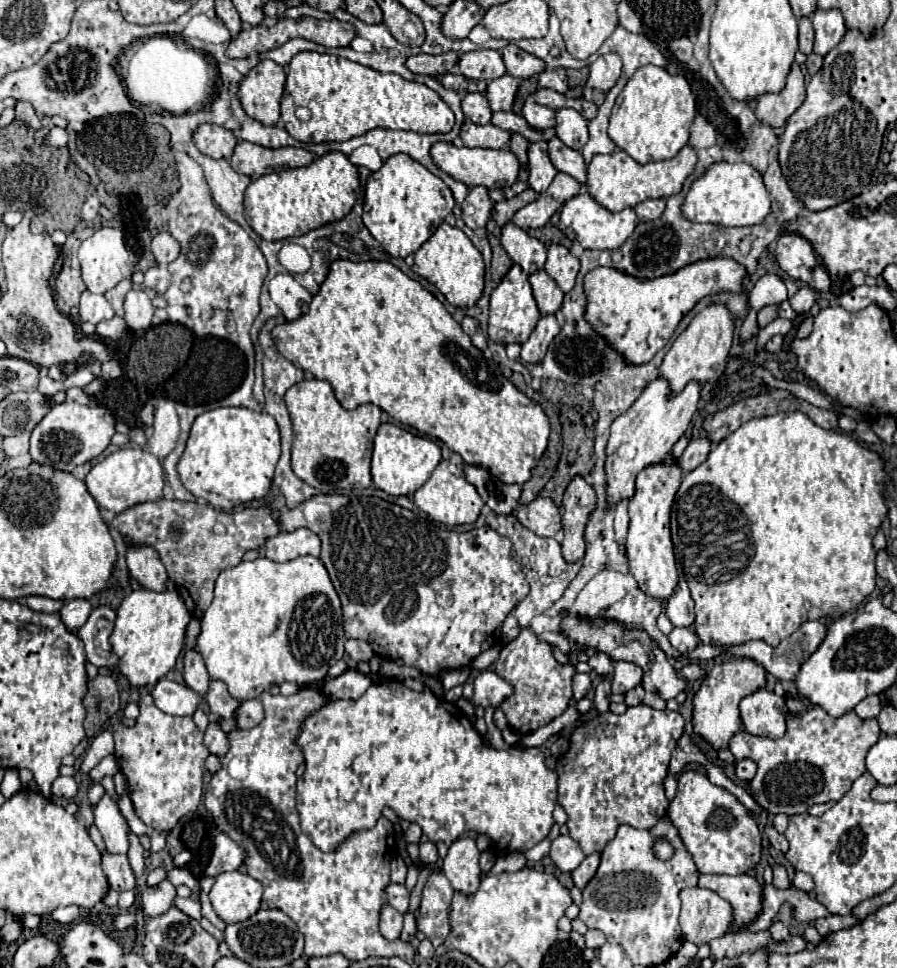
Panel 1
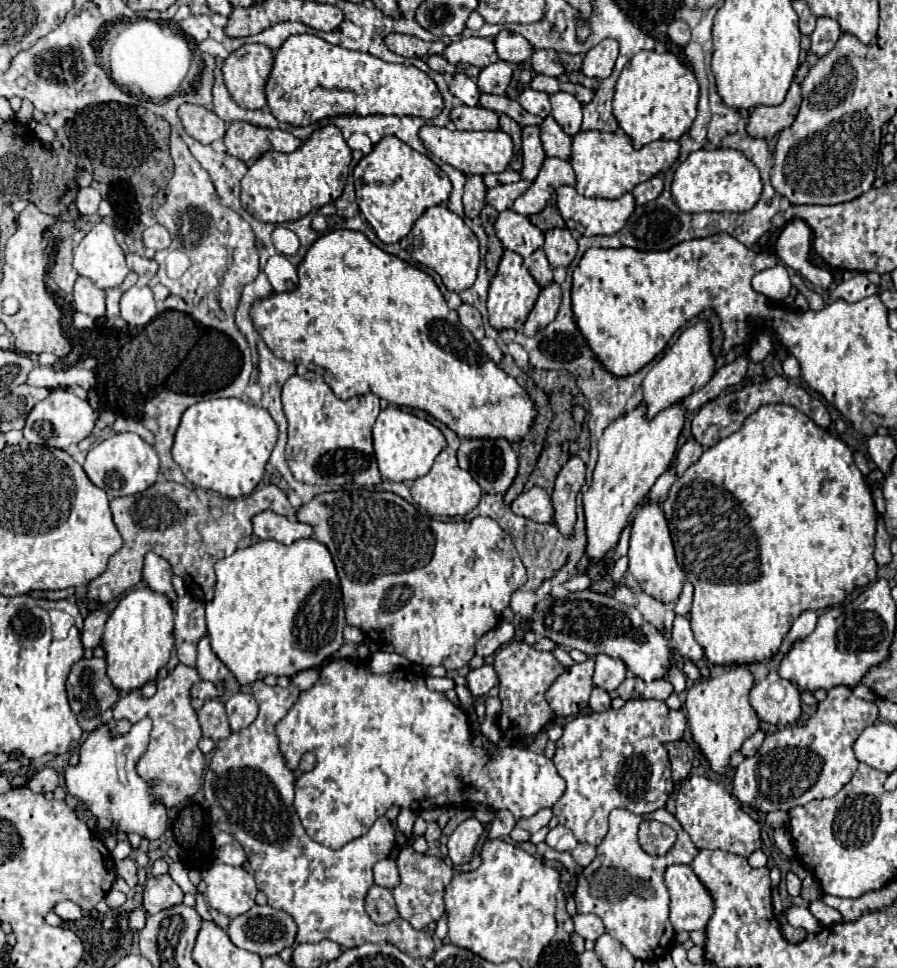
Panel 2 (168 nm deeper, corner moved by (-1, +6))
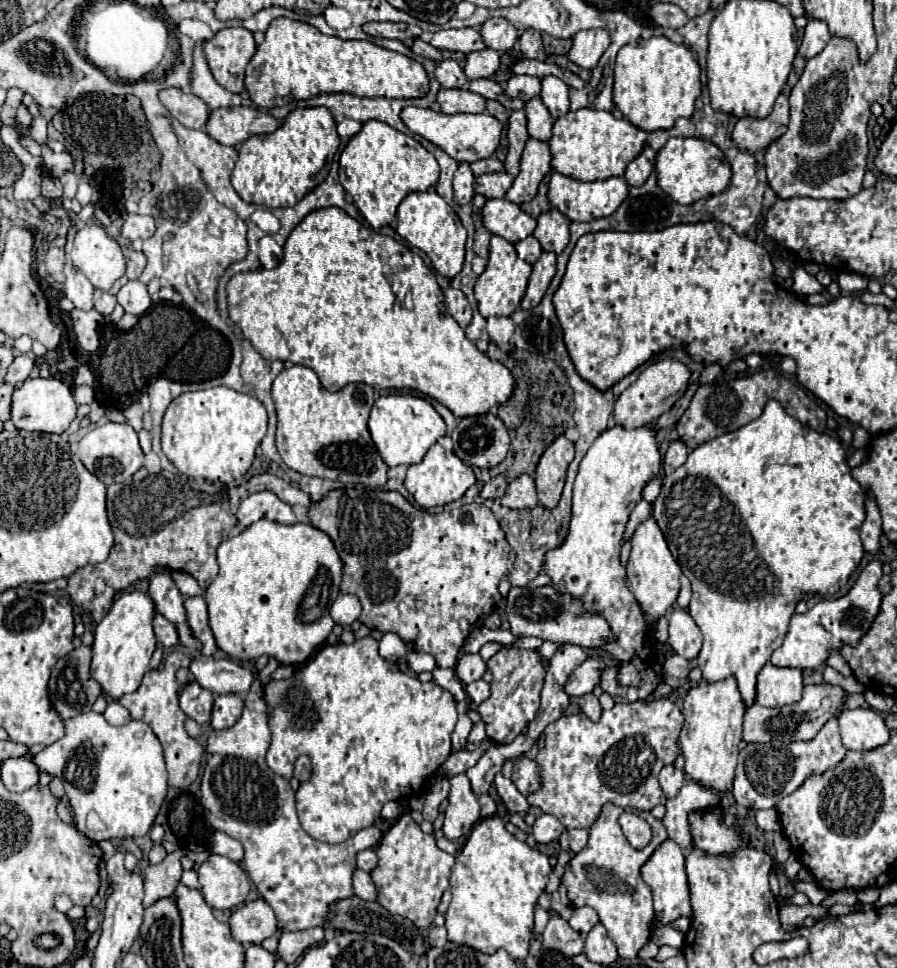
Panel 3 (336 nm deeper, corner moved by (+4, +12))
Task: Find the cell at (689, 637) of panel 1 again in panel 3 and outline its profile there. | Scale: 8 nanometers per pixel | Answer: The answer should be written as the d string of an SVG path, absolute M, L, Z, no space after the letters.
M675 607L669 617L669 641L667 643L671 645L671 649L685 659L695 659L701 651L701 641L703 641L703 635L699 627L695 625L695 621L691 619L689 611Z

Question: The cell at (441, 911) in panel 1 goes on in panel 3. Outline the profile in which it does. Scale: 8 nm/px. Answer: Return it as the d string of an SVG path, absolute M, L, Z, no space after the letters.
M409 813L397 817L395 825L381 837L375 853L379 861L377 867L371 869L371 879L377 887L377 903L389 909L389 913L407 917L415 927L427 929L437 915L437 905L443 893L449 889L449 875L455 857L441 851L435 837L423 833Z

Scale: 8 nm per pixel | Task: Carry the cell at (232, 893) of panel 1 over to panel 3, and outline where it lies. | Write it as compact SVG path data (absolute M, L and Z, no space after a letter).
M209 855L199 867L199 883L205 901L215 909L233 909L245 901L251 881L247 873L223 855Z

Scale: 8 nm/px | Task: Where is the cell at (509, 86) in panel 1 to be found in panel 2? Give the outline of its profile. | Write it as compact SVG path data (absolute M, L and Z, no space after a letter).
M498 61L482 69L478 77L478 87L488 95L506 95L506 87L512 79L512 65L506 61Z

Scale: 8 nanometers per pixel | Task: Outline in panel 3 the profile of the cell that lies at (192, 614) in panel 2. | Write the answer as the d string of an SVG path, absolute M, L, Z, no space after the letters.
M155 613L155 617L153 617L153 629L155 629L155 639L161 641L161 645L175 647L179 643L177 629L169 621L165 621L165 617L161 617L159 613Z

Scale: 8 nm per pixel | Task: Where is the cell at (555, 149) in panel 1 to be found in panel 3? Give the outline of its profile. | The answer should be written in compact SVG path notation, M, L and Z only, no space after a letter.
M533 97L525 103L525 113L527 113L527 131L533 139L539 141L549 141L549 129L553 127L553 119L549 111L545 109L543 101L539 97Z

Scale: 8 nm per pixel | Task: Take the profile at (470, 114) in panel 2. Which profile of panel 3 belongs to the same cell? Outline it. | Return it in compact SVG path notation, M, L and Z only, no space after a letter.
M439 89L437 103L443 113L483 113L485 99L469 89Z

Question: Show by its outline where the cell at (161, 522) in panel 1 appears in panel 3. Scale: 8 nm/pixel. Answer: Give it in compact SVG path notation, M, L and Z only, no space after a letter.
M141 467L131 477L131 481L113 483L107 487L107 515L115 543L103 563L85 565L69 575L69 597L75 605L89 611L93 623L99 623L111 609L111 601L119 591L131 587L139 579L153 577L153 571L157 567L165 567L169 571L185 571L197 579L201 589L207 589L209 583L217 577L215 551L219 543L227 539L229 529L237 523L235 513L239 509L239 503L261 489L277 493L281 501L292 507L298 522L309 523L309 493L279 479L277 475L253 475L247 483L227 489L209 481L183 479L169 471L149 473L145 467Z

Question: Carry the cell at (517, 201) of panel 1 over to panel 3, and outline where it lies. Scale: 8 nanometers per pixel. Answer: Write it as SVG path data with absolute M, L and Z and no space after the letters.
M501 171L501 173L485 173L475 177L475 193L485 195L487 199L493 197L505 197L509 185L513 183L513 175Z

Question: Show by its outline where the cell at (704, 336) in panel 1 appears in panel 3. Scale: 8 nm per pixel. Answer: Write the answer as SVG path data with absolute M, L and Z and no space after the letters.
M663 359L663 361L657 361L657 363L649 365L639 375L639 379L625 393L621 393L621 397L617 399L615 411L613 411L615 423L625 427L625 429L637 429L637 427L651 425L665 411L669 411L673 407L673 403L687 391L689 377L691 377L691 371L675 359Z

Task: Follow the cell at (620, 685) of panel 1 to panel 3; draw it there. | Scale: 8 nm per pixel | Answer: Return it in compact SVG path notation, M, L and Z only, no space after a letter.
M587 659L583 665L579 665L571 675L569 681L565 683L565 693L569 697L581 697L593 691L593 687L599 681L603 669L603 661L601 659Z

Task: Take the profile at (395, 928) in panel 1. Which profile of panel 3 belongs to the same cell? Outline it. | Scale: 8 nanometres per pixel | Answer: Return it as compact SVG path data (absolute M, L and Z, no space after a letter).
M363 869L353 871L353 891L355 891L357 897L361 897L365 901L375 901L375 897L377 897L369 873L363 871Z

